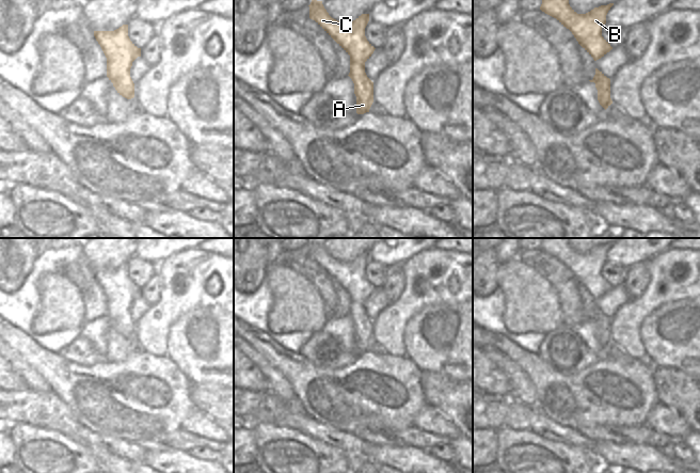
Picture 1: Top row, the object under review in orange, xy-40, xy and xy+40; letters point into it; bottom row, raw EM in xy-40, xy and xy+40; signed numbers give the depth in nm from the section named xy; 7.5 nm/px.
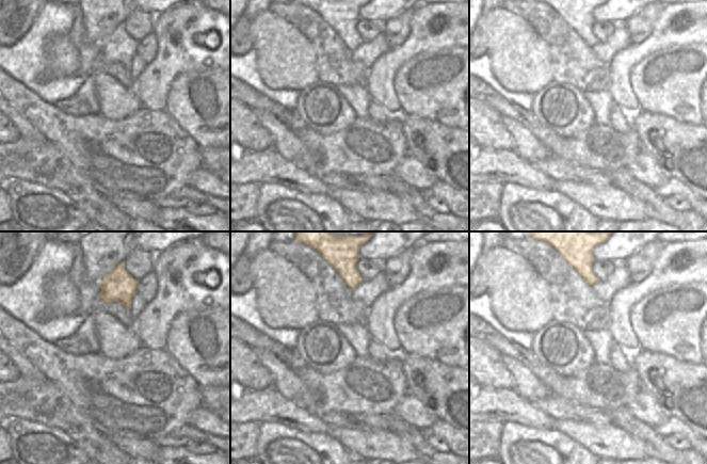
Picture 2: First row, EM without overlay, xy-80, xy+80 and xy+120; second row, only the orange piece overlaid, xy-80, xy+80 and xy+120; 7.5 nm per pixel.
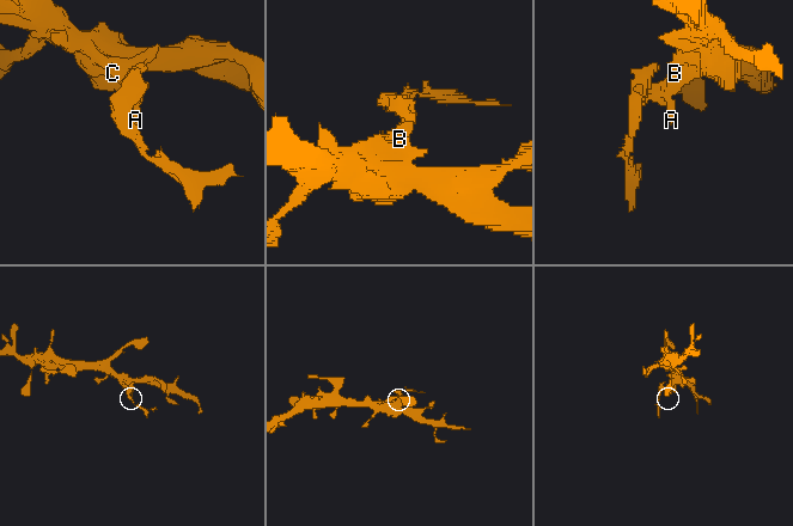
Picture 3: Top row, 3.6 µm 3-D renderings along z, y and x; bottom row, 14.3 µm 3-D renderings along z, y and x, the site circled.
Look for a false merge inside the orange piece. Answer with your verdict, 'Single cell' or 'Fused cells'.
Single cell

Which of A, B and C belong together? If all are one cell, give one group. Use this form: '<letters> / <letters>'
A B C

